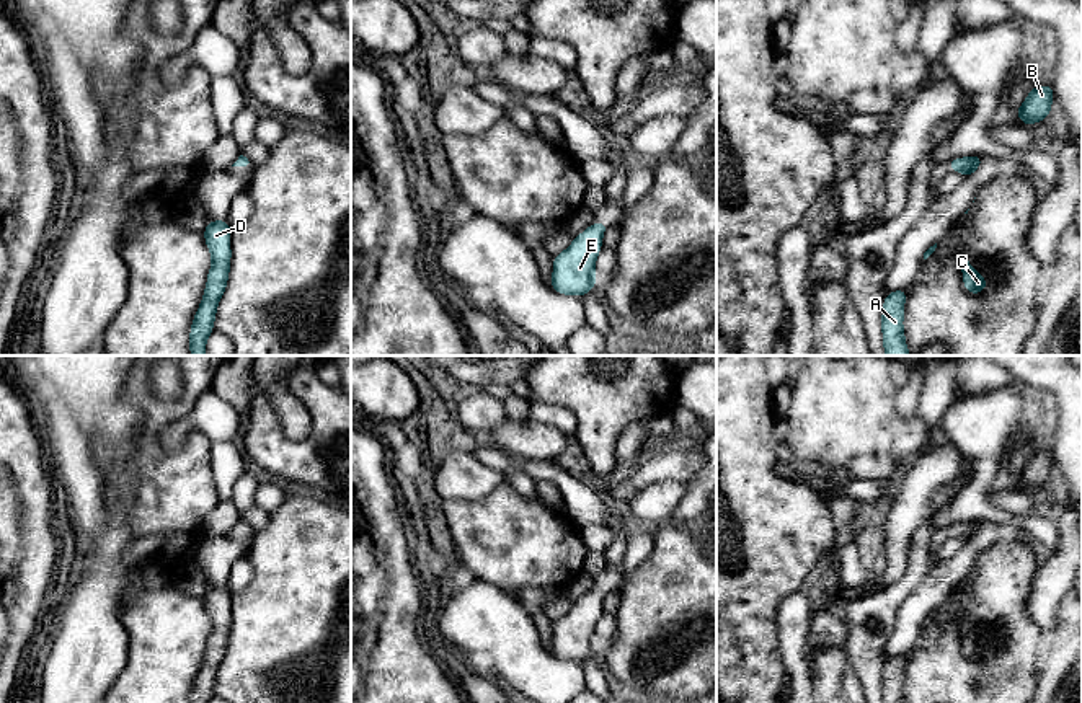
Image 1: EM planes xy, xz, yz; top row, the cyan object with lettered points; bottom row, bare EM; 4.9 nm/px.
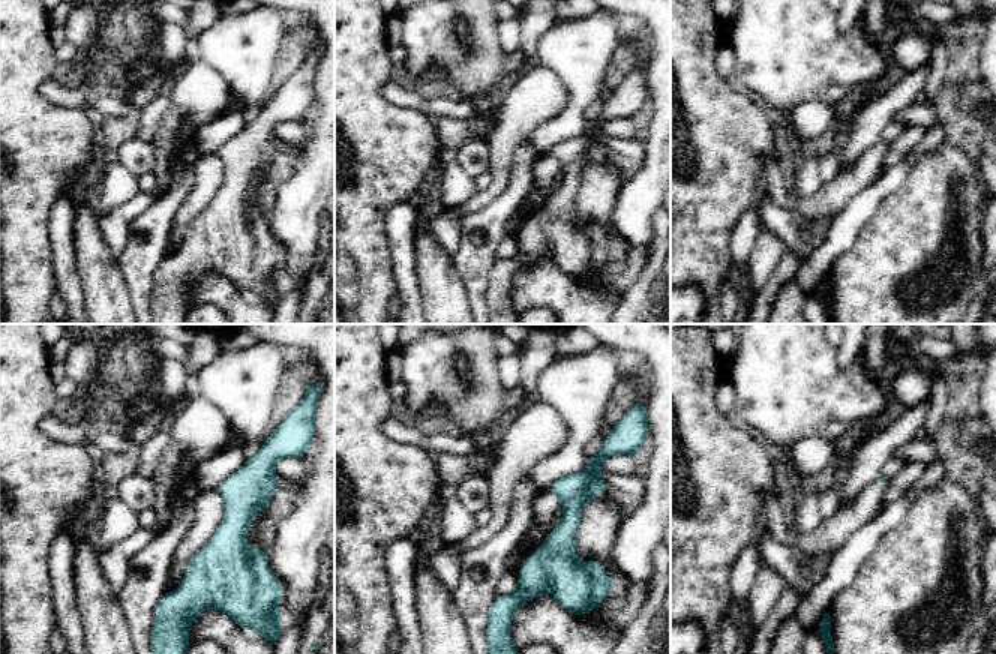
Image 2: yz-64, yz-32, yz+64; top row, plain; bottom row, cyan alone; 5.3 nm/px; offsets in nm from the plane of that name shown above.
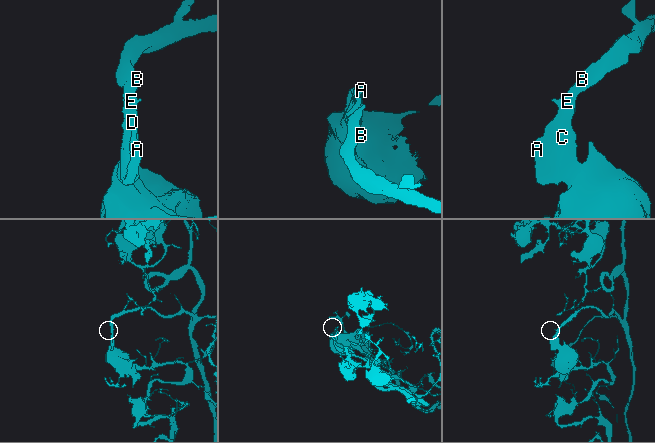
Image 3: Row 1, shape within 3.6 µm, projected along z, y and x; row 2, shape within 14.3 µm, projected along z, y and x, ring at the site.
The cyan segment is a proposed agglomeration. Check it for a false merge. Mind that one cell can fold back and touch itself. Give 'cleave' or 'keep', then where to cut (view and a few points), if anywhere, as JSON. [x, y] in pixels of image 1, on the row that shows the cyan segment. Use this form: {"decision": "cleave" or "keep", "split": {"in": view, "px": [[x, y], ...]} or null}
{"decision": "keep", "split": null}

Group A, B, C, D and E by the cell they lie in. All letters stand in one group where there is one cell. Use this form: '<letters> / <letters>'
A B C D E

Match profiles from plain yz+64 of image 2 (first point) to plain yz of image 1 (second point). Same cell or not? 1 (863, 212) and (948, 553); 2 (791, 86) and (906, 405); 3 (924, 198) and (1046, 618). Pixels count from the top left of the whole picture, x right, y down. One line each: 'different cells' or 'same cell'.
1: different cells
2: different cells
3: different cells

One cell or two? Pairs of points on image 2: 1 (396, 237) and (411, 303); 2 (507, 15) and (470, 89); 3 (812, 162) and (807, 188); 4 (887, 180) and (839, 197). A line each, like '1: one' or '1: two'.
1: one
2: two
3: one
4: two

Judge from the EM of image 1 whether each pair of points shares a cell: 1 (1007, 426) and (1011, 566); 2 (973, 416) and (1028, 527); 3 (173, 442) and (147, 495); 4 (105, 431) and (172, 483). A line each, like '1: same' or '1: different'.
1: different
2: same
3: different
4: different

